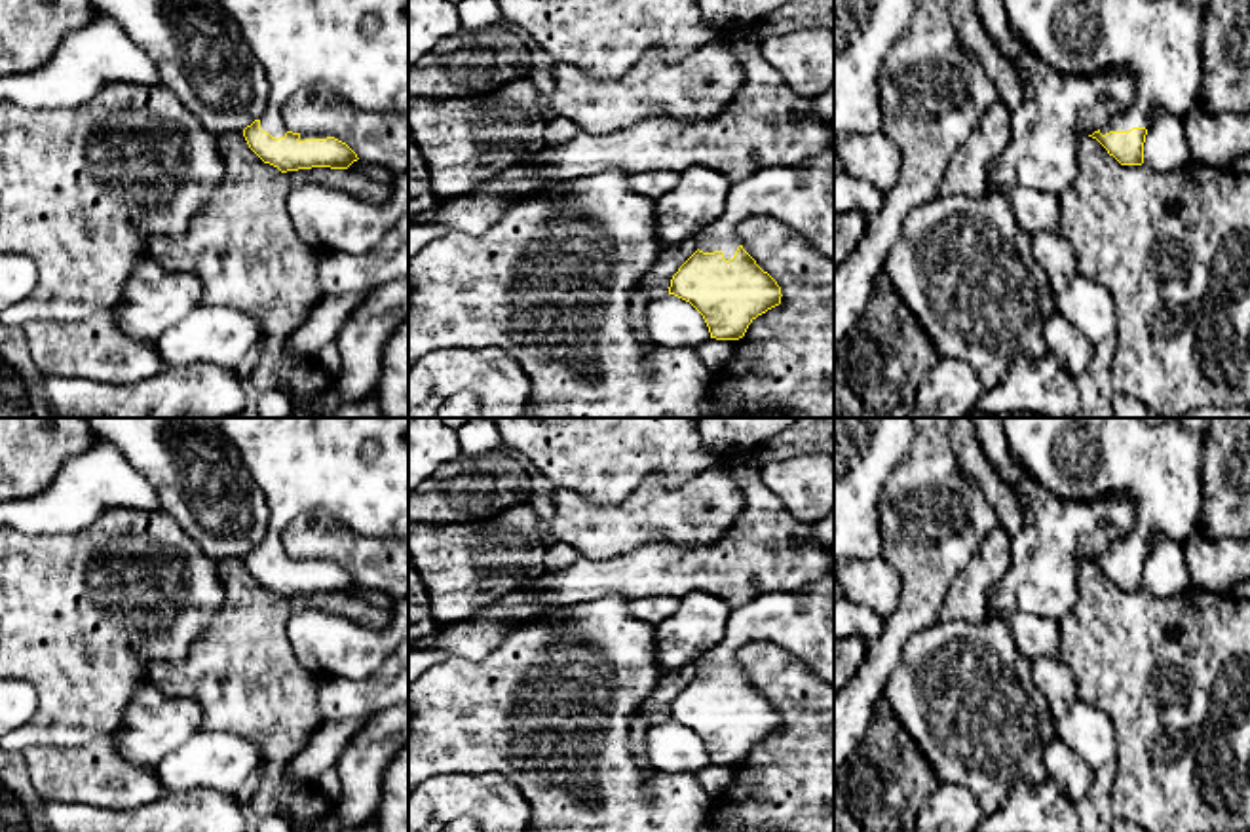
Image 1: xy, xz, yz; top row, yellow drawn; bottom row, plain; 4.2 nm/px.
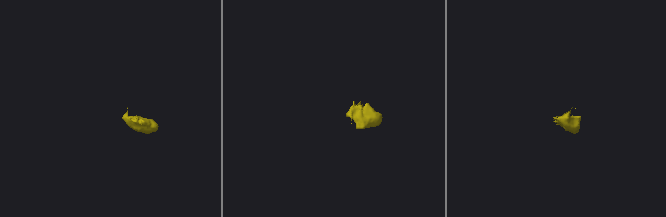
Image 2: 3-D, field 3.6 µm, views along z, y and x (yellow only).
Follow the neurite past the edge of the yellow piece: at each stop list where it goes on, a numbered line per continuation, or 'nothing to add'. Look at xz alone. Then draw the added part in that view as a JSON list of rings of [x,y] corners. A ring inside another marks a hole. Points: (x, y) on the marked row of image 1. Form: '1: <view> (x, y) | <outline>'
1: xz (671, 321) | [[[674,294],[648,300],[646,331],[657,346],[671,350],[697,348],[710,338],[703,315]]]

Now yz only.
1: yz (1159, 40) | [[[1001,0],[1013,34],[1045,65],[1060,74],[1096,74],[1127,66],[1134,76],[1134,97],[1125,112],[1113,114],[1100,133],[1146,127],[1144,163],[1172,171],[1191,161],[1184,120],[1199,104],[1203,82],[1203,17],[1204,11],[1184,0]]]

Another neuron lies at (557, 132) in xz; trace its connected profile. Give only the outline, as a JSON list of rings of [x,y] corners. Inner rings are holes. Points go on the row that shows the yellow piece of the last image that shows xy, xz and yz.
[[[555,118],[543,125],[543,144],[547,148],[559,148],[579,133],[581,129],[574,122],[566,118]]]

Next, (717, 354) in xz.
[[[709,338],[701,346],[697,346],[697,353],[703,363],[710,369],[710,372],[718,372],[724,369],[737,351],[737,340],[716,340]]]

